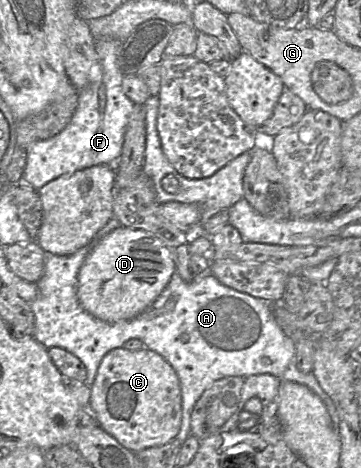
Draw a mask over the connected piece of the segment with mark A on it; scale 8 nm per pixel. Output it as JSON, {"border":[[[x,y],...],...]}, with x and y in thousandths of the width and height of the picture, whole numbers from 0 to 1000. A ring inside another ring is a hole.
{"border":[[[307,466],[244,524],[202,543],[166,547],[125,538],[122,585],[100,605],[105,630],[80,647],[97,675],[91,720],[130,746],[169,741],[216,763],[238,784],[241,808],[233,818],[244,825],[263,814],[271,784],[302,750],[341,741],[357,724],[391,726],[402,744],[440,754],[460,767],[496,806],[504,840],[504,904],[485,940],[507,951],[529,929],[529,887],[537,868],[573,829],[596,814],[632,803],[684,808],[695,801],[740,797],[778,808],[817,763],[817,729],[767,692],[753,669],[759,645],[662,624],[615,607],[590,588],[540,590],[529,603],[512,603],[488,579],[438,637],[374,679],[299,690],[260,677],[233,662],[216,641],[216,581],[274,515],[332,483],[341,481],[321,466]]]}

